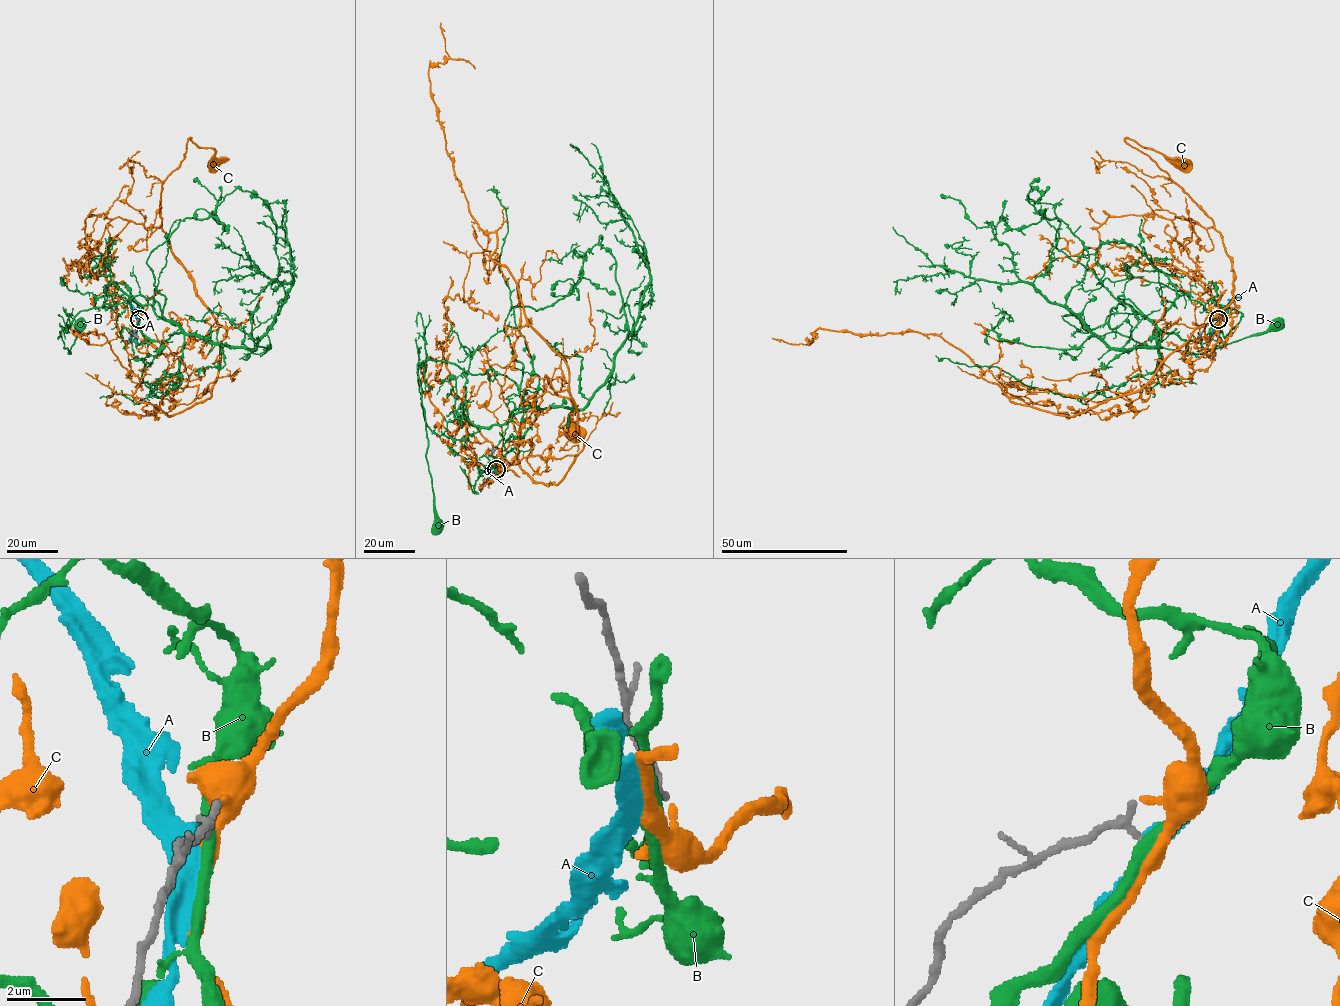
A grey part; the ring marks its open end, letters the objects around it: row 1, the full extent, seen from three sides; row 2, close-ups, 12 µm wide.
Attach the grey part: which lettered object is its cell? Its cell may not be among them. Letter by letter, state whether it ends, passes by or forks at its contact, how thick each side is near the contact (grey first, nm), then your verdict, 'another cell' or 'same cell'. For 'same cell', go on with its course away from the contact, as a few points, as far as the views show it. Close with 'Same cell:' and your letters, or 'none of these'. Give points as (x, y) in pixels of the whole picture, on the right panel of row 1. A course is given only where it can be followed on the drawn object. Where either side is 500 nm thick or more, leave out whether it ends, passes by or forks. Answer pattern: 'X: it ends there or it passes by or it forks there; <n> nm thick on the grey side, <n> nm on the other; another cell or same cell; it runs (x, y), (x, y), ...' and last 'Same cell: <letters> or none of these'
A: it passes by; 220 nm thick on the grey side, 400 nm on the other; another cell
B: it passes by; 220 nm thick on the grey side, 320 nm on the other; another cell
C: it passes by; 220 nm thick on the grey side, 340 nm on the other; same cell; it runs (1218, 318), (1207, 355), (1204, 327), (1233, 297), (1222, 237), (1125, 139), (1180, 164)
Same cell: C

